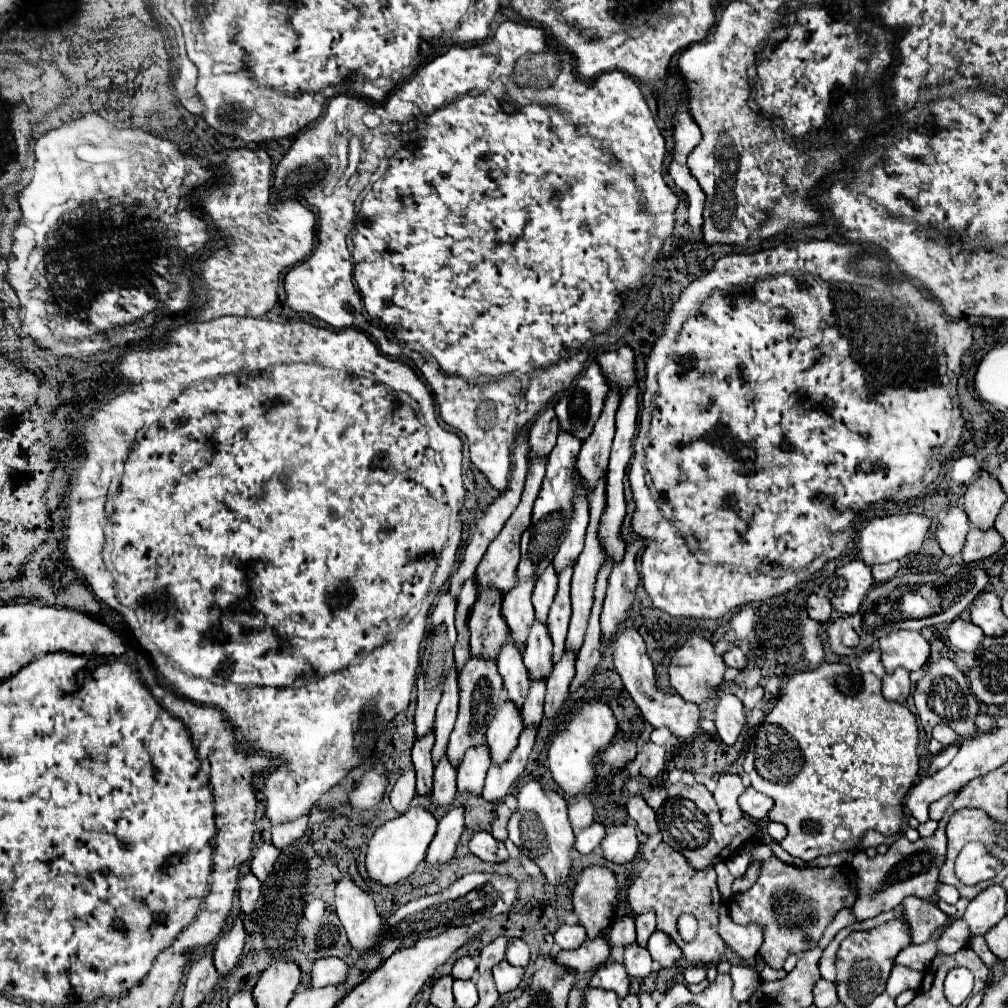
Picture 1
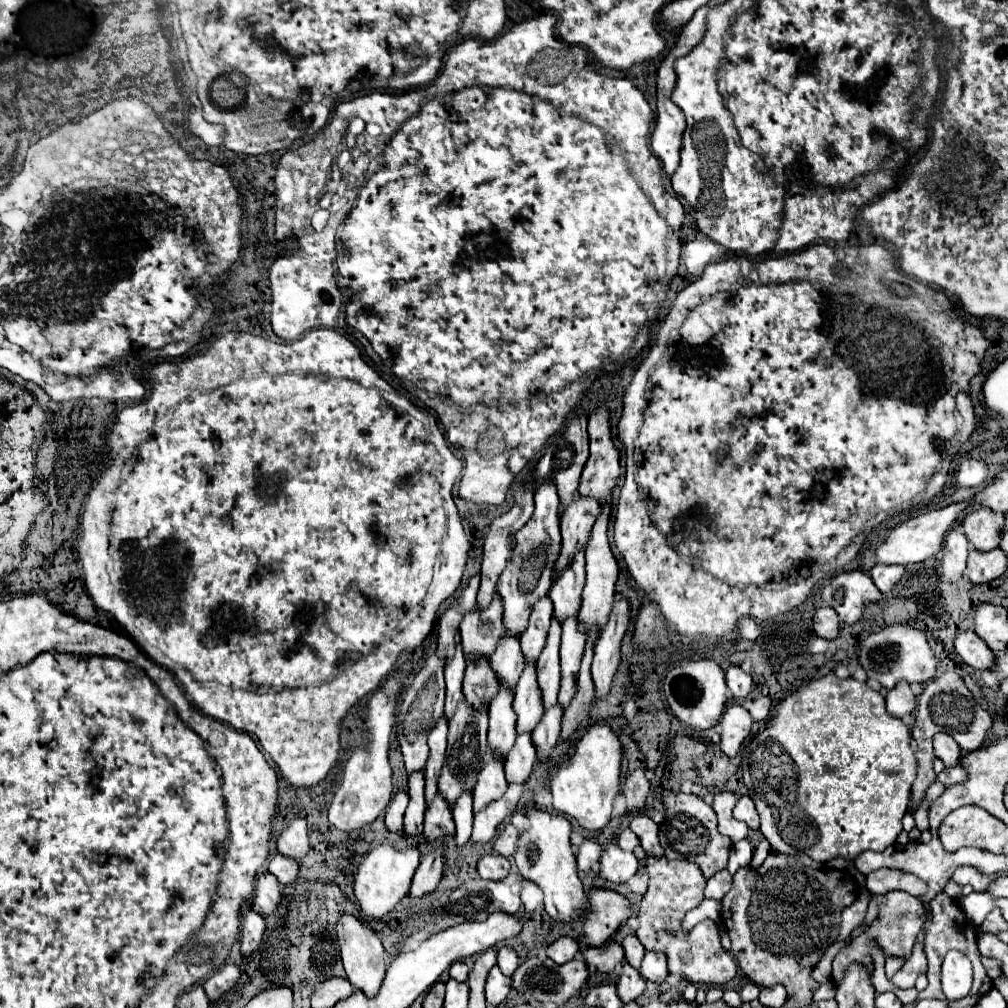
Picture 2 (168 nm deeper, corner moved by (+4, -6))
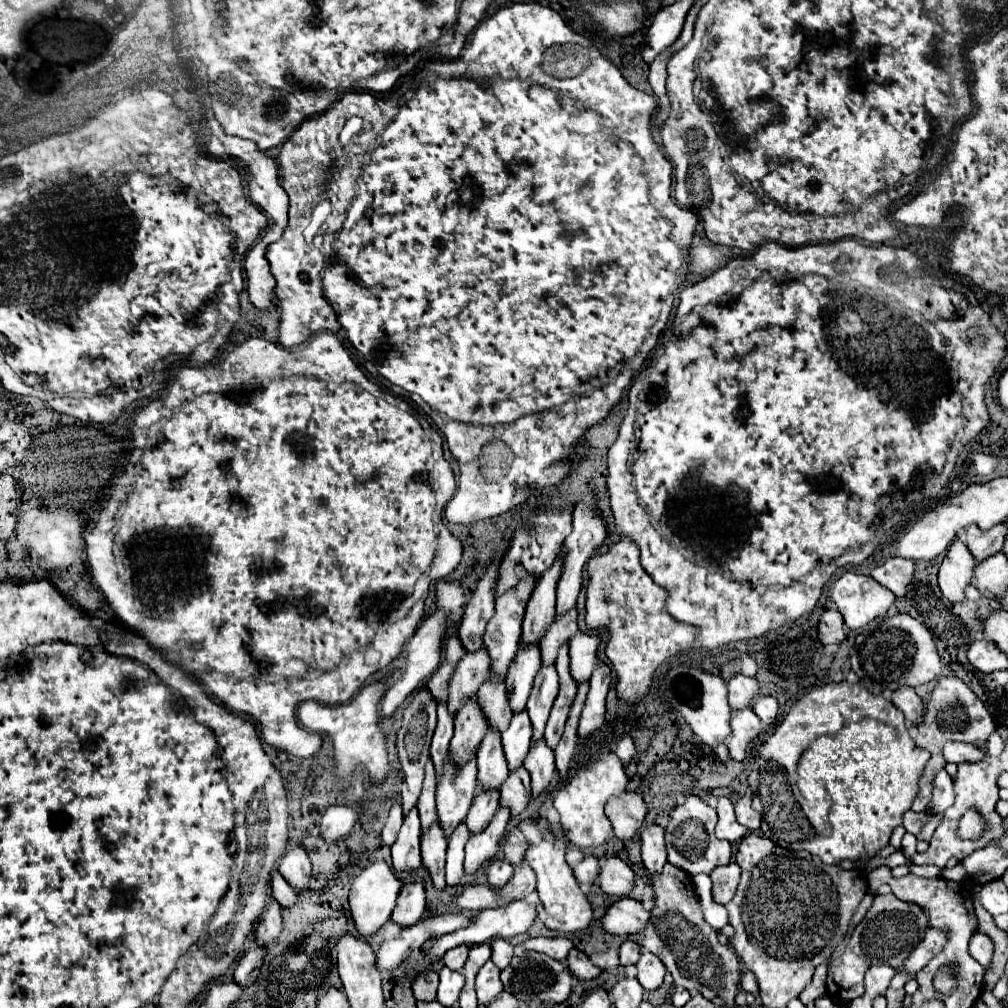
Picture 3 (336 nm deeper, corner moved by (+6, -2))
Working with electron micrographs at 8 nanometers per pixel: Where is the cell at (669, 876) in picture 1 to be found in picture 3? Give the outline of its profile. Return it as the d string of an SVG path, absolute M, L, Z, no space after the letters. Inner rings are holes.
M667 864L661 874L653 876L653 890L655 906L651 910L649 926L641 932L641 944L665 964L677 986L689 992L699 992L707 1000L719 996L729 1004L739 990L739 958L729 946L719 944L717 932L705 922L691 876L681 868Z

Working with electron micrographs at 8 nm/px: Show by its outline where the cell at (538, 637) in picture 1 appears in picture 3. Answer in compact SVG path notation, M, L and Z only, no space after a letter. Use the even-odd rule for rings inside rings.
M527 712L515 714L509 728L501 736L509 772L517 770L517 766L523 766L525 754L529 752L529 744L531 744L531 734L533 734L533 728Z

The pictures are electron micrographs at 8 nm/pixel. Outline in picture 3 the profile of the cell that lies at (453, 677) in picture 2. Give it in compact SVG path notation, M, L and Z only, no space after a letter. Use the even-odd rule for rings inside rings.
M439 702L437 704L437 726L435 726L435 734L431 740L431 760L433 760L437 774L441 774L441 766L445 762L451 738L453 738L453 716L449 714L447 704Z

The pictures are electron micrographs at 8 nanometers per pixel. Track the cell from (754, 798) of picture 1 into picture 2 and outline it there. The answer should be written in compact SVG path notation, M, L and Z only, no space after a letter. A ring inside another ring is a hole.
M741 796L735 810L733 810L733 816L737 820L743 820L749 828L757 830L759 828L759 814L757 814L757 808L755 808L755 802L749 798L749 796Z

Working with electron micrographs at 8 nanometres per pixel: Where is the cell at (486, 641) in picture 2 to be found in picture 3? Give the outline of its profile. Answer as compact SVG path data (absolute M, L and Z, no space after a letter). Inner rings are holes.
M485 648L467 652L465 658L457 664L449 684L449 710L453 710L453 716L457 716L461 702L465 702L469 694L477 694L477 686L485 682L485 674L489 674L489 654Z

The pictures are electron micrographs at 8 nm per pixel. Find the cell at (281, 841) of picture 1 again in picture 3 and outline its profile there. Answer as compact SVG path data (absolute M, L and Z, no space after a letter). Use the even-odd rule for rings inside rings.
M279 872L273 874L271 890L273 890L271 896L279 902L281 908L291 908L291 906L295 906L295 902L297 902L297 894L295 894L295 890L283 880L283 876L281 876Z

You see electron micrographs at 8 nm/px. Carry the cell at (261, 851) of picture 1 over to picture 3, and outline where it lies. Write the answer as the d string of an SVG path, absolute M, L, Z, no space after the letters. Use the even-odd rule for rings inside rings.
M271 898L271 902L267 904L267 910L263 912L257 928L255 928L255 940L259 946L267 948L271 946L279 934L281 934L281 906Z

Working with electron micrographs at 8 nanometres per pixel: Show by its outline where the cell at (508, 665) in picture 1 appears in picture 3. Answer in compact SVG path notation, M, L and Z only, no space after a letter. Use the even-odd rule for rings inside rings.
M489 730L479 746L477 752L477 782L479 790L499 790L501 782L509 776L503 746L501 746L501 734L495 730Z

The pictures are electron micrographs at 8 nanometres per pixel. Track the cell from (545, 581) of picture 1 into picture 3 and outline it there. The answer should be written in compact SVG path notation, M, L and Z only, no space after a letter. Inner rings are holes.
M539 646L519 648L517 656L509 668L505 684L509 686L509 706L513 706L513 714L525 710L527 698L533 688L533 678L541 668Z

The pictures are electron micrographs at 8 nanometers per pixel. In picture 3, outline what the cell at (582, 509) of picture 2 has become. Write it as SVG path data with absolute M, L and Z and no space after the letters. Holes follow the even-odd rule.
M563 556L555 560L555 564L543 574L541 582L533 590L531 600L527 602L525 618L523 618L523 632L521 632L521 646L529 646L529 642L541 642L541 634L549 628L549 622L555 618L555 588L557 580L561 576L561 560Z

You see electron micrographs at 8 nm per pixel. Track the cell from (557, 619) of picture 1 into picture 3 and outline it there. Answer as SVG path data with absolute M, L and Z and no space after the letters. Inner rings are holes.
M543 666L539 674L535 676L535 686L527 702L527 714L533 724L533 742L543 738L543 730L551 712L551 706L557 698L559 690L559 680L557 680L557 670L555 666Z

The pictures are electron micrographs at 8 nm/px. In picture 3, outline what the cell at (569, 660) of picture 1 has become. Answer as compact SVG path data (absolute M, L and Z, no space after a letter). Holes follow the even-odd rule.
M539 740L529 750L523 766L531 774L531 796L533 798L541 796L555 774L555 756L553 750L545 744L545 740Z

